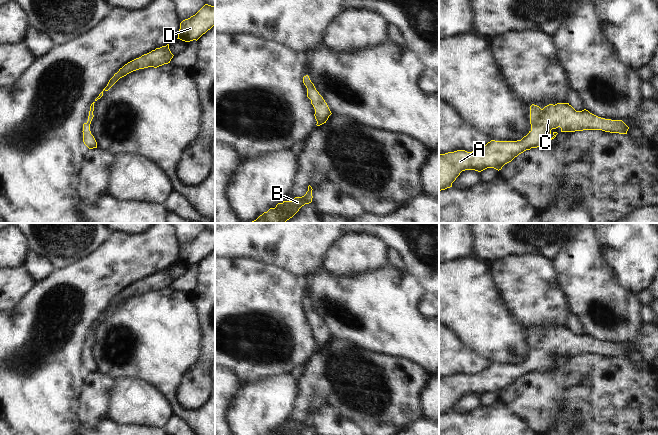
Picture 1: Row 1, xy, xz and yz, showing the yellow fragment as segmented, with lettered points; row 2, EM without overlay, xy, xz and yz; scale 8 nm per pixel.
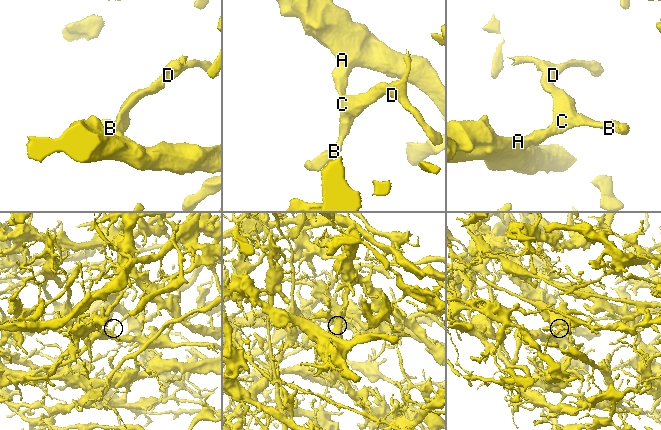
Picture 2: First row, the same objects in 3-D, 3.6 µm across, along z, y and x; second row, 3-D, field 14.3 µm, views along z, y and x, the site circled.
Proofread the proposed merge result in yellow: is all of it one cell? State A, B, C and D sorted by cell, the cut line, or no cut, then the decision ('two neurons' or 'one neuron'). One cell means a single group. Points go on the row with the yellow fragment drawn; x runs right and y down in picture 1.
groups A B C D; cut none; one neuron

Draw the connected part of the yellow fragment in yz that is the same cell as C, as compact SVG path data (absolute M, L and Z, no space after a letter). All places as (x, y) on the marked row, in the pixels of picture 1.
M569 103L549 104L541 109L532 104L530 106L531 130L521 140L517 141L495 141L491 140L482 149L467 152L457 150L439 155L439 191L452 187L452 183L465 170L481 172L487 168L501 170L502 167L511 162L519 154L531 148L544 146L556 137L557 132L552 129L561 128L561 132L575 132L583 130L602 130L610 133L627 134L629 127L622 120L611 120L598 117L588 110L576 111Z

